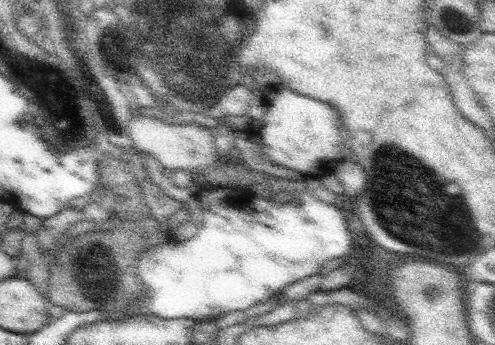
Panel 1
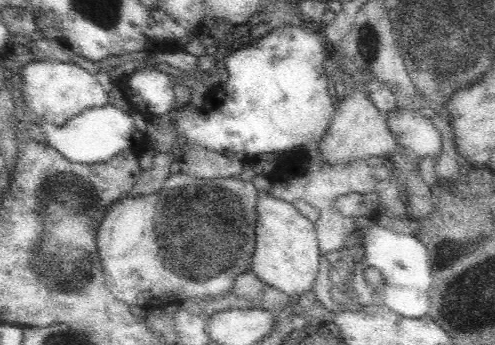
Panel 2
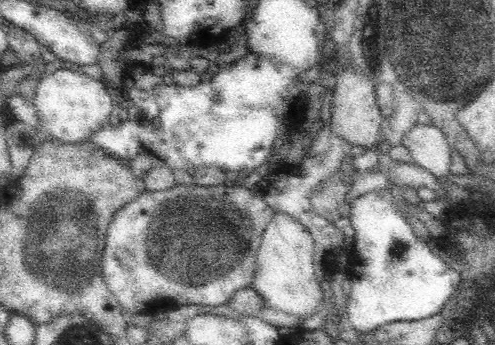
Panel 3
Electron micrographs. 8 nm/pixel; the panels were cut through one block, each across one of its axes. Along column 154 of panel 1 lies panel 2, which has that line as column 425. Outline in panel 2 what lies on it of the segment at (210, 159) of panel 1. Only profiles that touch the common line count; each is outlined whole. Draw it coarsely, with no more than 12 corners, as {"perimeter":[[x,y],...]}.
{"perimeter":[[396,108],[388,128],[418,160],[438,158],[442,136],[432,120]]}

